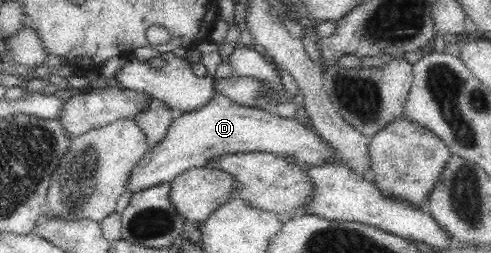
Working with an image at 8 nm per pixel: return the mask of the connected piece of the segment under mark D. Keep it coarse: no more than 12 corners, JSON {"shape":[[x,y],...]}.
{"shape":[[215,96],[177,114],[136,164],[135,193],[222,156],[343,165],[298,119]]}

